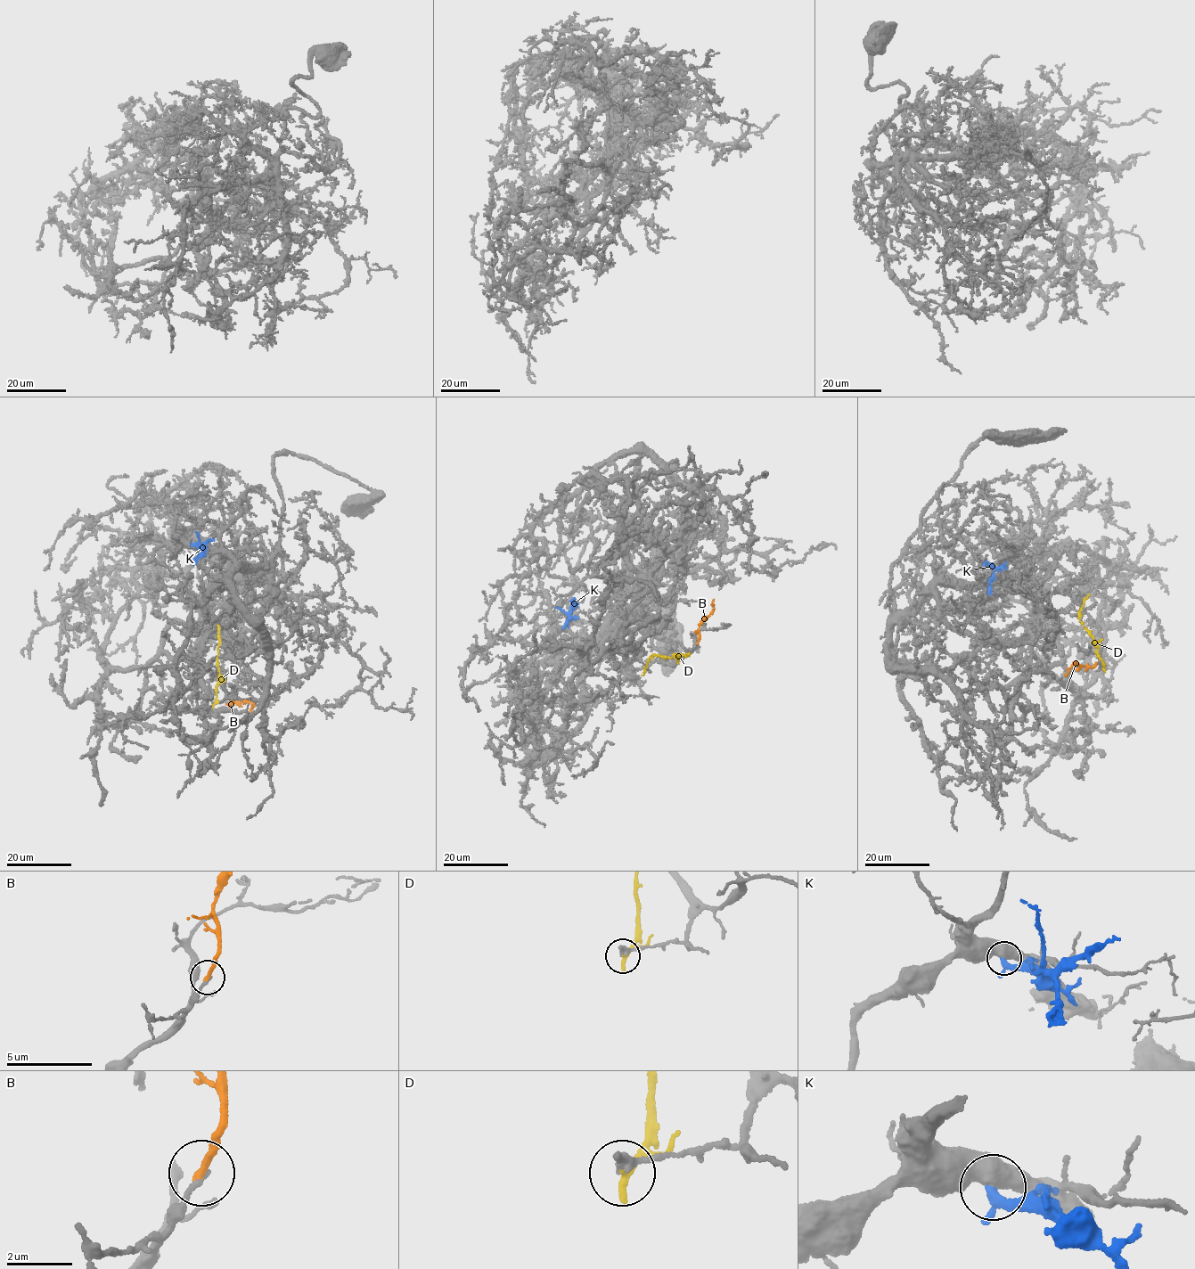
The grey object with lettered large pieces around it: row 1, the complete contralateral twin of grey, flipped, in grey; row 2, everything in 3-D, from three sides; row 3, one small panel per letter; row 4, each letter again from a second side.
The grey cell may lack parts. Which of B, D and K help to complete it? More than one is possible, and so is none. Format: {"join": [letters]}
{"join": []}

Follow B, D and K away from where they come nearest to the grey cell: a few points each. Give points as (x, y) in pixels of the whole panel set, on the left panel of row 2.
B: (229, 703), (230, 706), (235, 700), (248, 701), (254, 707), (250, 711)
D: (213, 704), (220, 672), (216, 625)
K: (192, 544), (201, 550), (201, 554), (192, 564)

